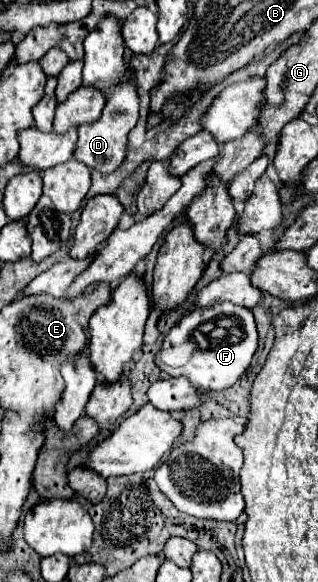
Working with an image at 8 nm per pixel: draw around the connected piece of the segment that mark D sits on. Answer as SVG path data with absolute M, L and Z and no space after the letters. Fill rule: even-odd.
M130 80L118 82L112 88L112 92L110 92L110 96L106 100L102 116L96 122L78 128L78 146L76 146L74 158L78 162L84 162L88 168L96 168L96 170L100 170L104 174L114 172L124 162L128 132L138 122L138 108L140 108L138 102L140 102L140 98L138 98L134 82L130 82Z

